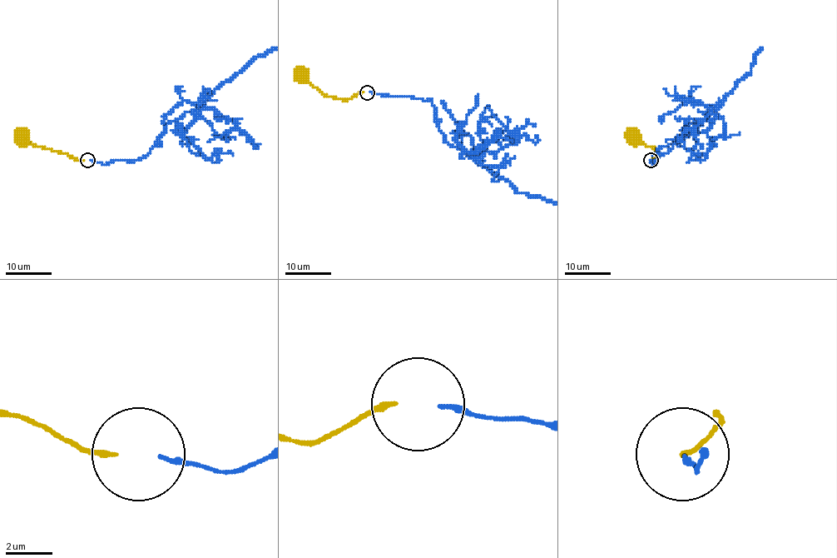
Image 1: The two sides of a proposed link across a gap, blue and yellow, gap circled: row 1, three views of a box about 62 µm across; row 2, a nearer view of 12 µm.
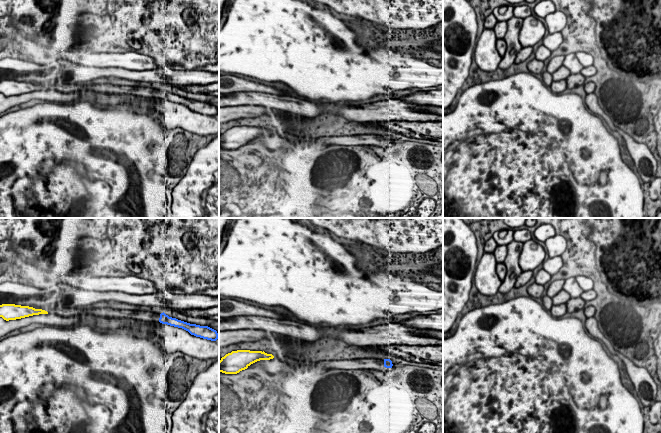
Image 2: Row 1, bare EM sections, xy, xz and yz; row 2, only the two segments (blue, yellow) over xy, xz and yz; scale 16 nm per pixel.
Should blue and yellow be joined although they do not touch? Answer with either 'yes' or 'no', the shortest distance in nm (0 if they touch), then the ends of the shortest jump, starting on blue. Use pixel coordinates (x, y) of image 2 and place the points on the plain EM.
yes | 1800 nm | xz (384, 135), (273, 133)

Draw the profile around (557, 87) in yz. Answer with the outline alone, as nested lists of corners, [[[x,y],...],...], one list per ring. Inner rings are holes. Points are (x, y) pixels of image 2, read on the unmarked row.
[[[560,80],[560,81],[553,81],[551,83],[551,91],[555,94],[561,94],[564,92],[567,88],[567,81],[566,80]]]

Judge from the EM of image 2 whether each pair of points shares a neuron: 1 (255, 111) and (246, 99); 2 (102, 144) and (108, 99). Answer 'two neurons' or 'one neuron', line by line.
1: two neurons
2: two neurons

